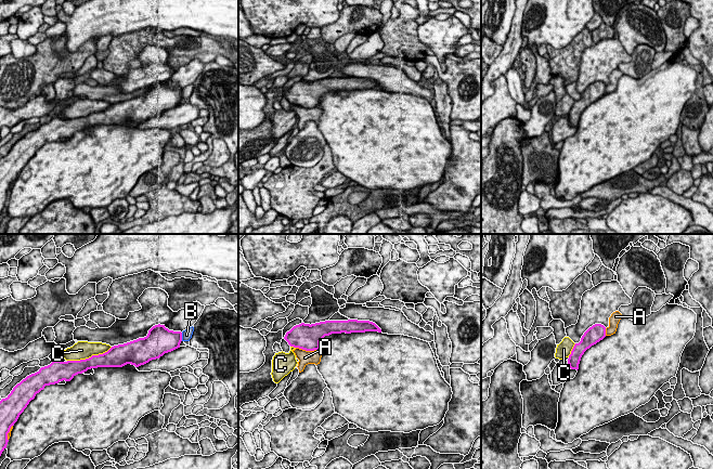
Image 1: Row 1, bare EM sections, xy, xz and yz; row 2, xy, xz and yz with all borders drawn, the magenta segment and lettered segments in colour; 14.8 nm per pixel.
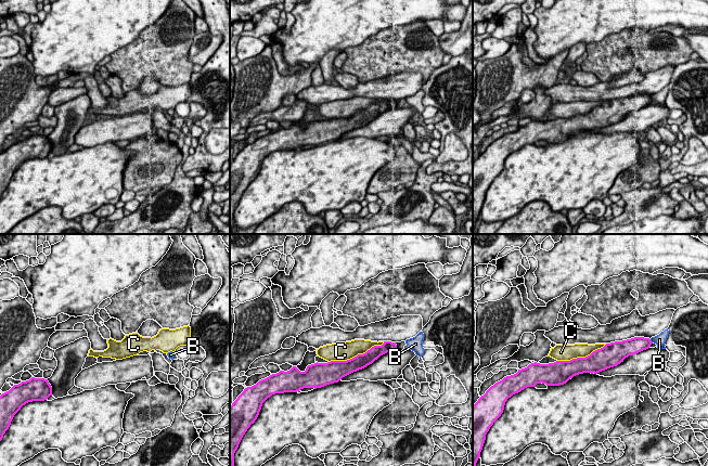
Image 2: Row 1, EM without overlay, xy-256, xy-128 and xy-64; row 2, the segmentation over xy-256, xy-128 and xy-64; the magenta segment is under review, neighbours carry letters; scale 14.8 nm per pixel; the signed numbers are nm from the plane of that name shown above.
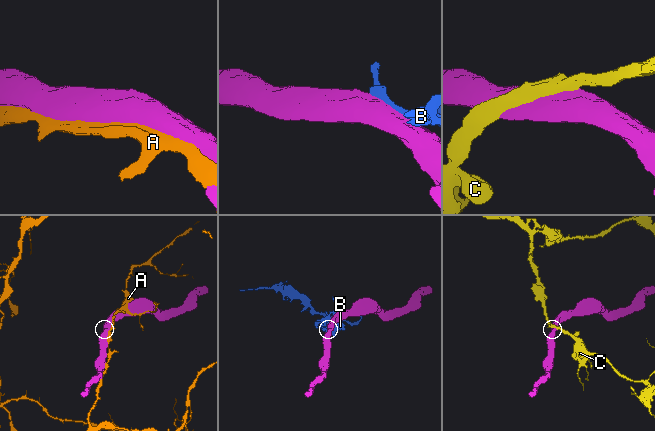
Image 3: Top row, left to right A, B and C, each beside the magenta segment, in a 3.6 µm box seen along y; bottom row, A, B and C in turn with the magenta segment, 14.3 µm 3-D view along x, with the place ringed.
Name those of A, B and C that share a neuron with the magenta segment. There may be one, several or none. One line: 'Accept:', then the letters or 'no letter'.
Accept: no letter

